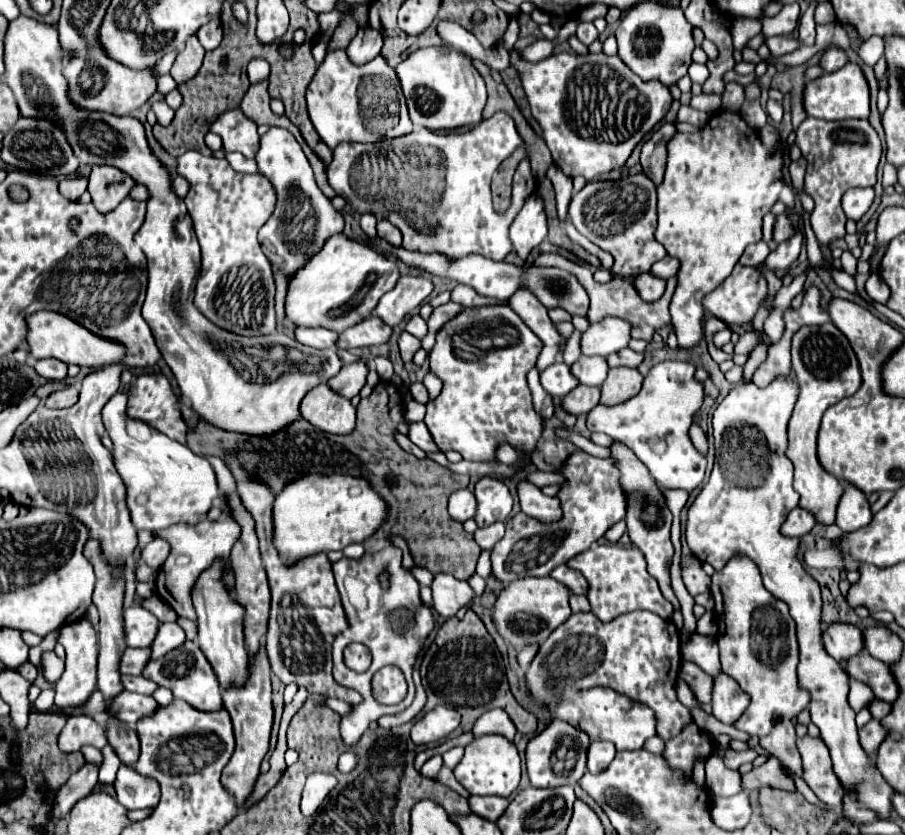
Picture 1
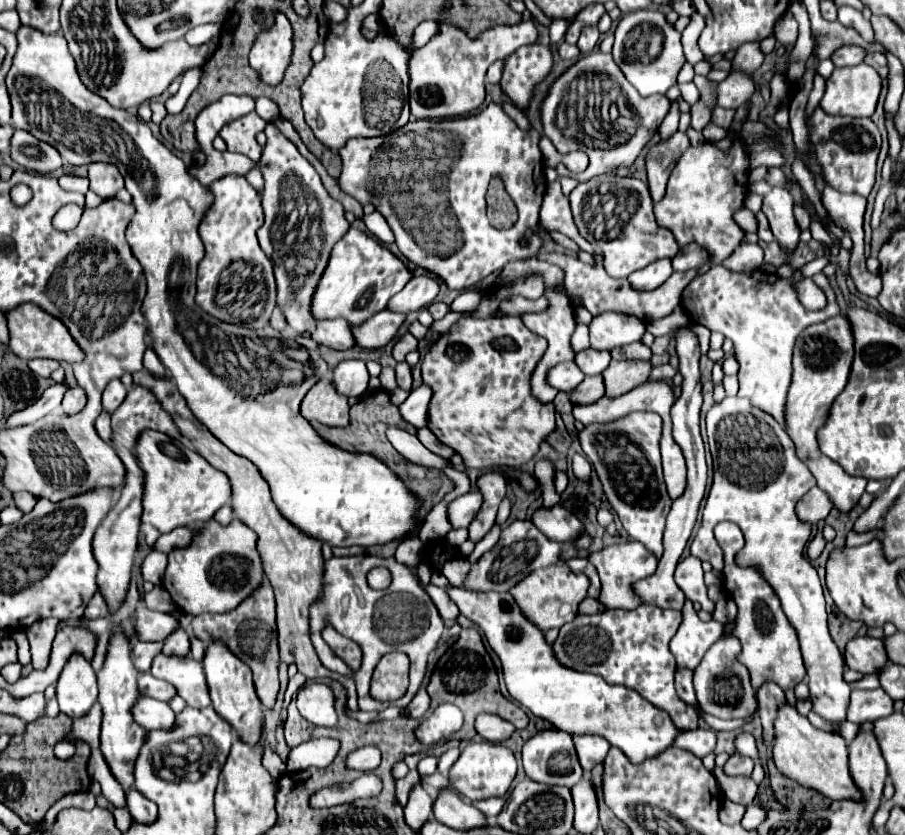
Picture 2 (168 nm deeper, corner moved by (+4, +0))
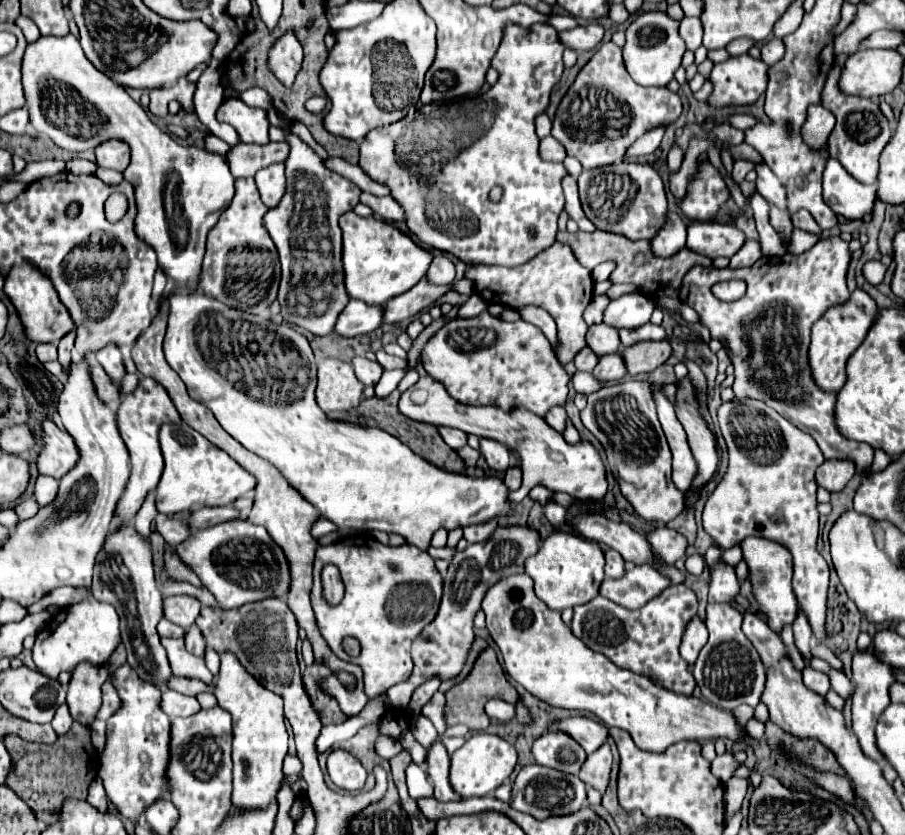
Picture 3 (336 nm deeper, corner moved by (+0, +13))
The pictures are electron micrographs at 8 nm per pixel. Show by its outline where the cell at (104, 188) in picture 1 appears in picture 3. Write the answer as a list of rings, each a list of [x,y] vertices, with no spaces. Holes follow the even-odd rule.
[[[106,140],[96,148],[96,160],[100,168],[124,172],[130,164],[130,146],[124,140]]]

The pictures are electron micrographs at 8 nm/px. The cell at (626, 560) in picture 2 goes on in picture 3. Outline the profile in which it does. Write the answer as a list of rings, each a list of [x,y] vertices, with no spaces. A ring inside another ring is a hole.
[[[658,526],[646,538],[650,538],[650,542],[654,544],[654,550],[658,550],[658,554],[662,554],[662,558],[666,558],[666,562],[670,562],[670,564],[674,564],[678,558],[682,558],[688,548],[688,540],[680,532],[672,530],[668,526]]]

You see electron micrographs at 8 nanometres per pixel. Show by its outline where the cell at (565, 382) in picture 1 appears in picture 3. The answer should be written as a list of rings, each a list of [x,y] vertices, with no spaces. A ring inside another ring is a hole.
[[[586,346],[586,348],[582,348],[582,350],[576,354],[574,364],[576,364],[576,368],[578,368],[578,370],[592,372],[592,370],[594,370],[594,366],[598,364],[598,356],[596,356],[596,354]]]

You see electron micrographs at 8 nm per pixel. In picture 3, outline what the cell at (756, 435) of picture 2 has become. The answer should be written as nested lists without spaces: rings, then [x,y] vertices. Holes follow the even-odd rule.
[[[726,402],[718,410],[718,422],[728,446],[730,466],[716,490],[704,506],[704,530],[722,550],[732,548],[746,536],[764,536],[786,546],[794,556],[794,594],[808,616],[808,622],[818,638],[826,642],[826,592],[828,564],[816,550],[818,510],[814,472],[824,462],[822,450],[810,434],[798,430],[786,418],[770,408],[756,412],[740,410],[744,402]]]

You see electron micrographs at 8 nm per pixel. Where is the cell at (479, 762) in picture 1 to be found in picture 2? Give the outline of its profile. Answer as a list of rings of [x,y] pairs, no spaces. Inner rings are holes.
[[[480,741],[480,743],[468,743],[460,755],[460,759],[450,769],[450,783],[458,789],[460,795],[464,795],[470,801],[480,801],[488,797],[504,797],[504,793],[510,789],[512,781],[516,777],[516,757],[514,753],[496,743]]]

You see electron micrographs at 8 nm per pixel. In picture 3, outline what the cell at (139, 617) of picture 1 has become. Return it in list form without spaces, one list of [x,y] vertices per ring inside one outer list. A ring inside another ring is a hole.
[[[188,594],[164,598],[164,618],[170,618],[170,622],[178,622],[178,626],[190,628],[198,618],[200,608],[200,602]]]

